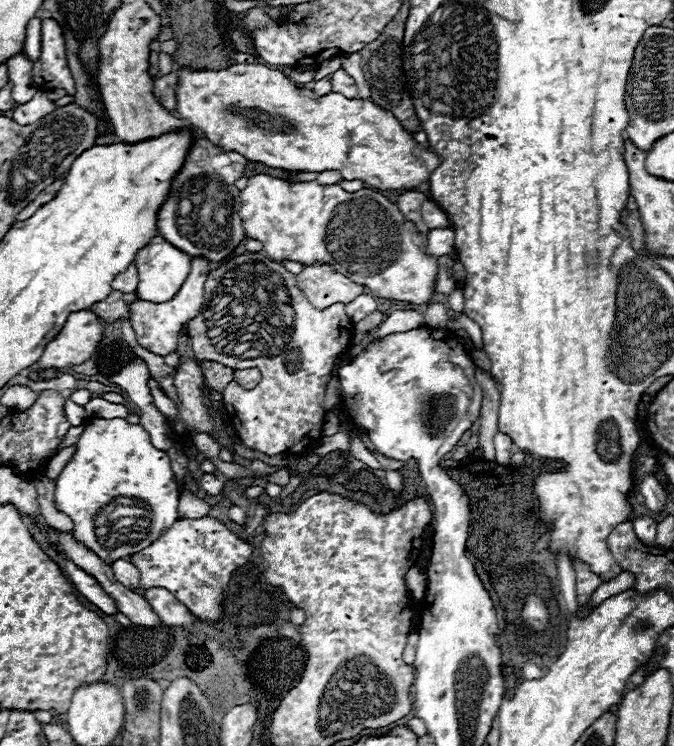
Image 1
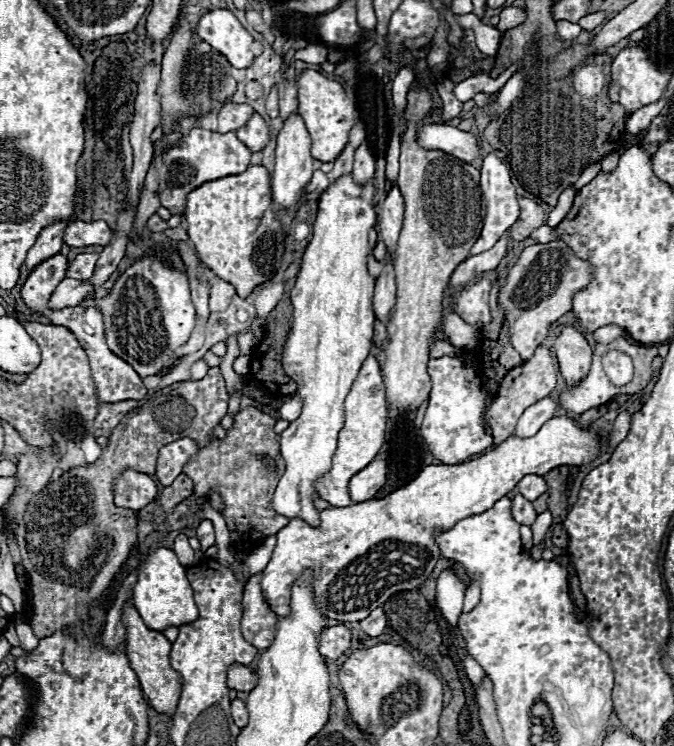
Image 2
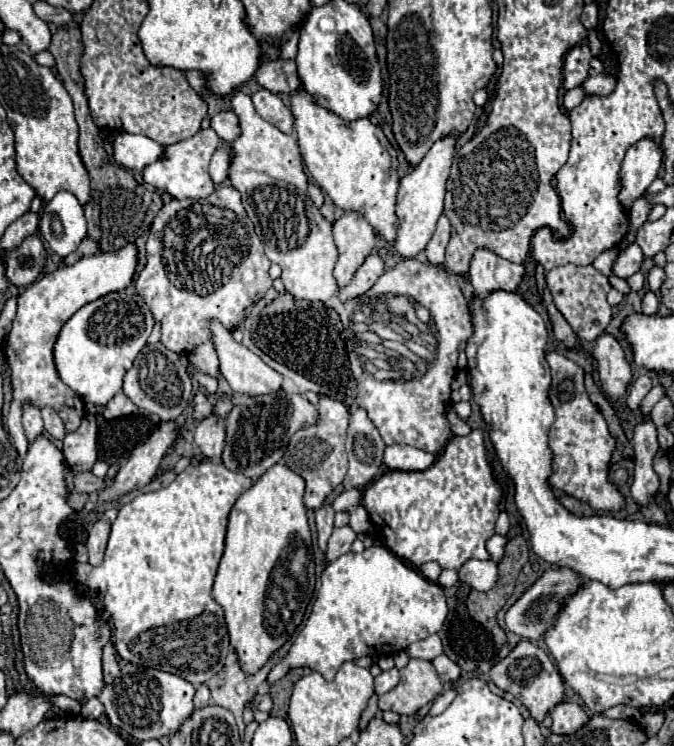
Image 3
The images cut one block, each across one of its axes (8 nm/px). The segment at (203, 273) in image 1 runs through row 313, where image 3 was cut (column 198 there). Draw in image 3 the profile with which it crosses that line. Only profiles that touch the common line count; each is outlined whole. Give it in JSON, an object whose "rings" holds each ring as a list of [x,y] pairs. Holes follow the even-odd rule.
{"rings":[[[212,128],[200,130],[192,138],[188,138],[186,142],[178,142],[178,144],[166,148],[164,156],[158,162],[154,162],[152,166],[146,166],[142,170],[142,178],[146,184],[152,184],[154,188],[168,192],[176,200],[208,198],[216,190],[216,184],[212,182],[212,178],[208,174],[208,164],[210,164],[212,152],[220,144],[222,144],[222,140],[216,136],[216,132]]]}

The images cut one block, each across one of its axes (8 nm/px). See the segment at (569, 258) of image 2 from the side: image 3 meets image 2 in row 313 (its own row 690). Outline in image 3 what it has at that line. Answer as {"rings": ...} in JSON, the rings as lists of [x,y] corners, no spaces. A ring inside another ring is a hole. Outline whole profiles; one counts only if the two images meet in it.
{"rings":[[[528,640],[520,642],[502,662],[498,662],[498,666],[492,666],[490,680],[500,690],[510,692],[514,698],[518,698],[528,708],[530,716],[536,722],[542,722],[554,706],[558,706],[560,702],[566,702],[566,686],[552,658],[542,648],[538,648],[534,642],[528,642]]]}

